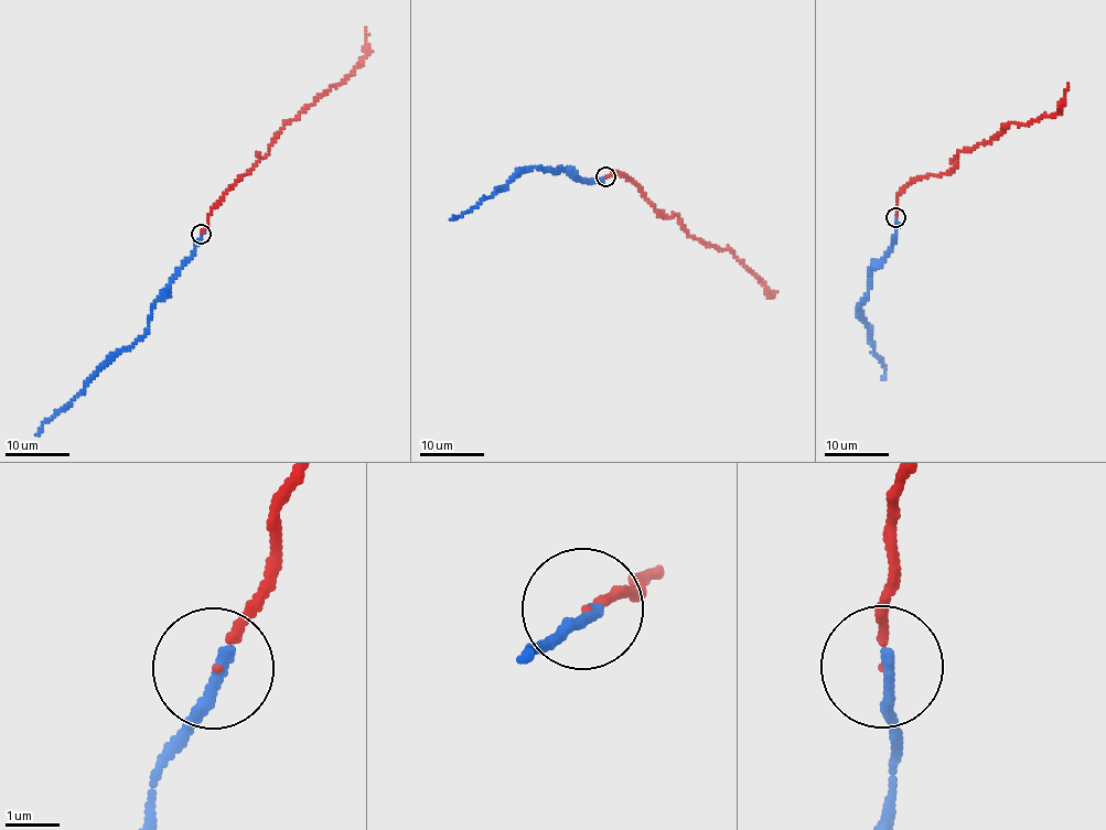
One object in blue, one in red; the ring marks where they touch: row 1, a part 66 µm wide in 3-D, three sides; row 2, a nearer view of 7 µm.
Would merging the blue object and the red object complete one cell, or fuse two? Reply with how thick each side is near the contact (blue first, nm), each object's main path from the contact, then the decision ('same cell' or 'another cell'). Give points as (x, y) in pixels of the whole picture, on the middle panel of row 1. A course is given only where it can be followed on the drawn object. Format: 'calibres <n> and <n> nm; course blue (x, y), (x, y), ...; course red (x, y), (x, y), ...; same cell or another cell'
calibres 240 and 110 nm; course blue (607, 175), (600, 182), (587, 183), (564, 169), (556, 172), (533, 168), (517, 173), (505, 187), (451, 219); course red (605, 175), (620, 172), (636, 184), (664, 217), (676, 215), (689, 235), (732, 254), (759, 280), (769, 297); same cell

